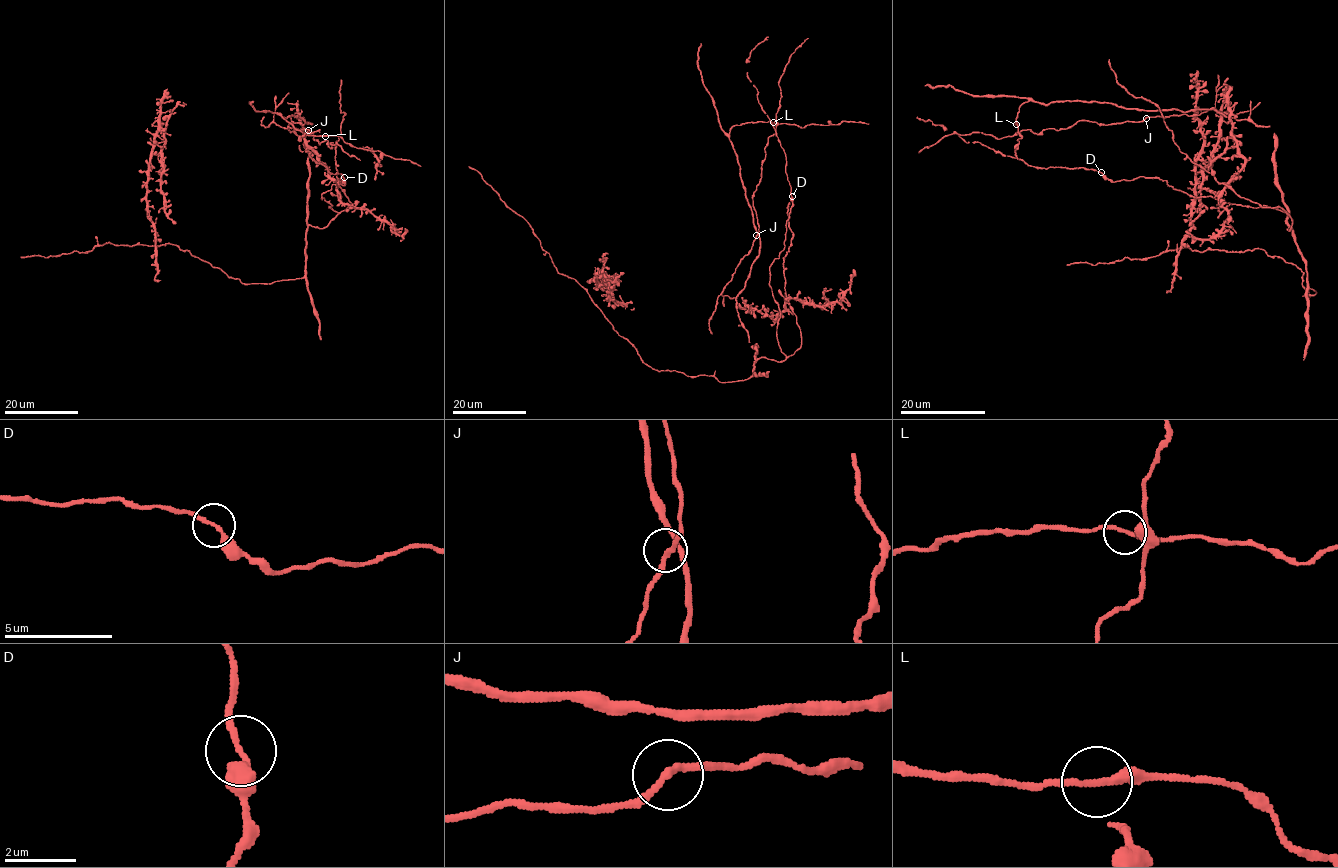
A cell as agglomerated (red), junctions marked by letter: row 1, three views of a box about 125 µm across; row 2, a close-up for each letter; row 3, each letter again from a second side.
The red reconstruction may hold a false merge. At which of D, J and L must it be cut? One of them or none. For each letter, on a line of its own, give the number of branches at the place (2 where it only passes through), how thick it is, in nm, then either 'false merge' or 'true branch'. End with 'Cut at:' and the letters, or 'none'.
D: 2 | 190 nm | true branch
J: 2 | 200 nm | true branch
L: 2 | 200 nm | true branch
Cut at: none

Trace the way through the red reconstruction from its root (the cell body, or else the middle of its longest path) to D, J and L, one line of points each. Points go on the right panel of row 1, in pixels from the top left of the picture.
D: (1292, 222), (1287, 213), (1267, 206), (1252, 208), (1210, 196), (1192, 197), (1160, 178), (1112, 181), (1101, 173)
J: (1292, 222), (1279, 207), (1261, 208), (1219, 183), (1244, 162), (1224, 98), (1208, 109), (1148, 110), (1146, 118)
L: (1292, 222), (1279, 207), (1261, 208), (1219, 183), (1244, 162), (1224, 98), (1189, 111), (1028, 101), (1016, 124)

